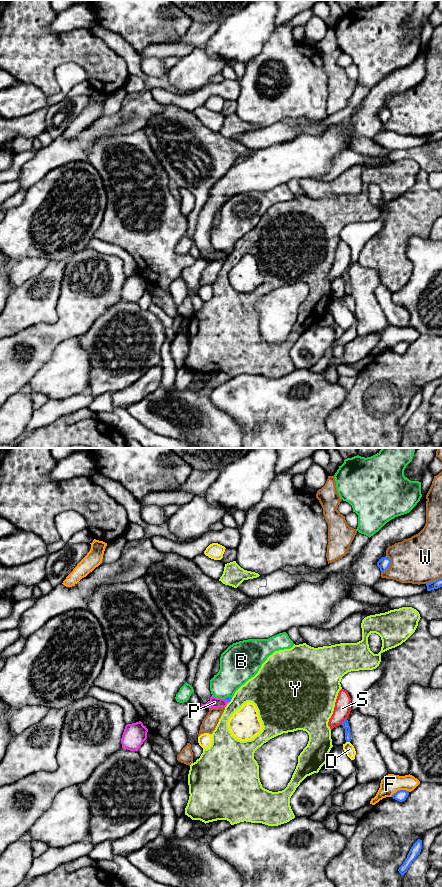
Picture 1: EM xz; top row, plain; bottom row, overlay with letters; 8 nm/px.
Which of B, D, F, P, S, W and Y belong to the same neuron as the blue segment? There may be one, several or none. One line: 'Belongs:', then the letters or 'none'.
Belongs: none

